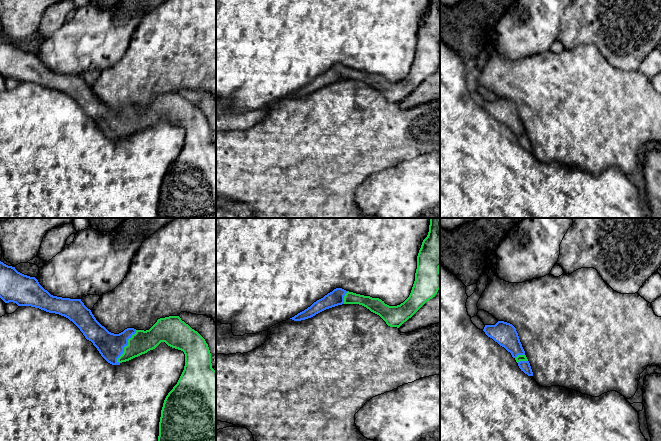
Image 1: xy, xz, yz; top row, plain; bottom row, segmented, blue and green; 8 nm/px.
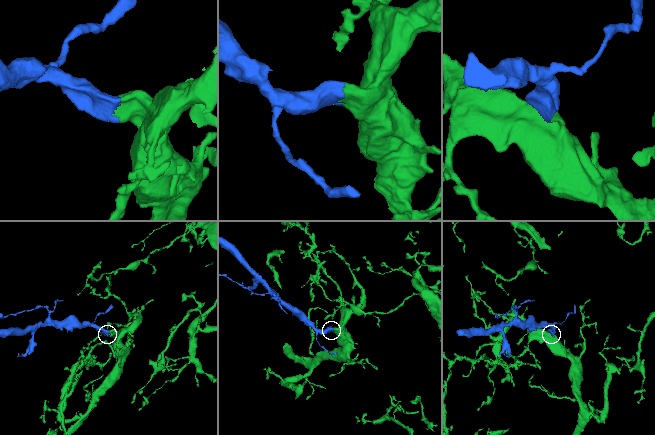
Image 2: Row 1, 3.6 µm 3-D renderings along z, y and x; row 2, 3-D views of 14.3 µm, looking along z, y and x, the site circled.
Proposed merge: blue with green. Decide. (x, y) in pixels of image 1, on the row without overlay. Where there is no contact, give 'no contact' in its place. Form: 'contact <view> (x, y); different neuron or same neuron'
contact xy (125, 121); same neuron

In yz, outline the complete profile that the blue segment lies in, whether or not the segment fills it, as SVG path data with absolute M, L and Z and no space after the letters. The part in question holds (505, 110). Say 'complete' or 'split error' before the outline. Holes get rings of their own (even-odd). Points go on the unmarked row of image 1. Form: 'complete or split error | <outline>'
split error | M498 97L495 101L485 101L485 110L511 129L519 144L528 152L533 152L530 139L520 118L516 104L507 98Z

